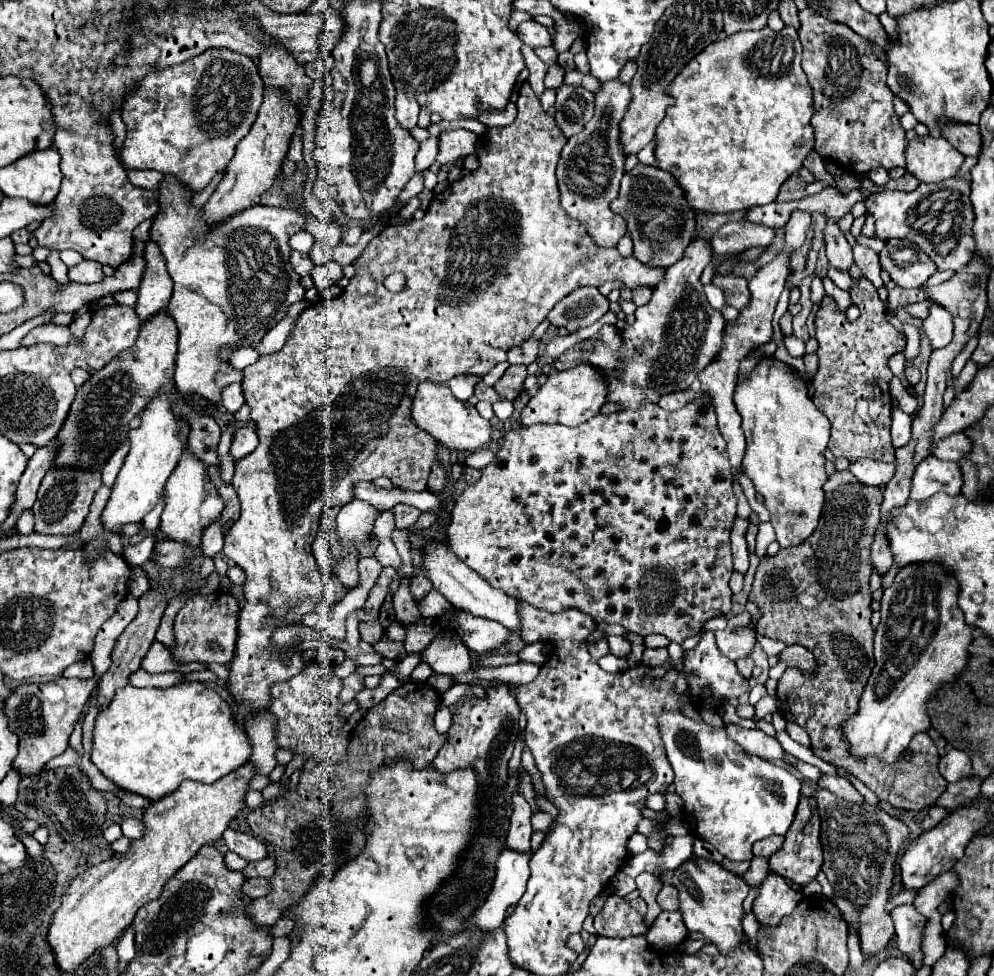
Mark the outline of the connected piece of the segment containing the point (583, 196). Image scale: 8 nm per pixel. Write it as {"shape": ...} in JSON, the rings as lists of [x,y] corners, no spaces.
{"shape":[[[618,79],[614,83],[602,83],[602,91],[596,93],[594,117],[586,123],[582,133],[568,139],[558,161],[558,187],[560,203],[568,217],[582,223],[598,247],[616,247],[626,233],[626,223],[610,209],[610,203],[618,197],[620,179],[624,175],[626,153],[620,143],[620,123],[630,105],[630,89]]]}

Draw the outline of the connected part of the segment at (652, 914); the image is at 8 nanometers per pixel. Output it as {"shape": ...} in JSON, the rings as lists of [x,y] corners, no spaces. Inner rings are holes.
{"shape":[[[643,872],[635,878],[637,889],[648,907],[644,917],[645,924],[651,927],[656,917],[661,913],[661,908],[656,902],[656,897],[663,887],[661,879],[649,872]]]}

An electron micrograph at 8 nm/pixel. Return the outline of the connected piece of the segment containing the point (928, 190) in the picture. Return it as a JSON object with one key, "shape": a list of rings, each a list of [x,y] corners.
{"shape":[[[968,157],[968,161],[964,163],[964,167],[960,169],[958,177],[952,179],[952,181],[920,183],[918,189],[914,189],[914,191],[910,191],[910,193],[904,193],[904,191],[882,191],[882,193],[878,193],[878,195],[872,195],[872,197],[866,201],[866,209],[868,209],[868,213],[874,215],[874,219],[876,219],[876,235],[878,235],[880,239],[903,239],[910,237],[912,233],[916,233],[910,225],[906,225],[908,213],[910,213],[912,209],[916,209],[916,205],[918,205],[922,199],[926,199],[928,195],[932,195],[932,193],[936,193],[936,191],[942,191],[942,189],[952,189],[952,191],[958,189],[962,195],[968,195],[968,193],[970,193],[970,179],[968,179],[966,175],[970,175],[970,167],[972,167],[972,165],[974,165],[974,157]]]}

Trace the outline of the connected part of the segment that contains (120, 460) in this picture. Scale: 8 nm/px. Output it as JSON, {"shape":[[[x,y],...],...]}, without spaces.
{"shape":[[[124,443],[116,451],[114,451],[114,453],[107,460],[101,472],[102,482],[106,486],[112,487],[115,483],[119,469],[124,463],[124,459],[126,458],[129,449],[129,443]]]}

